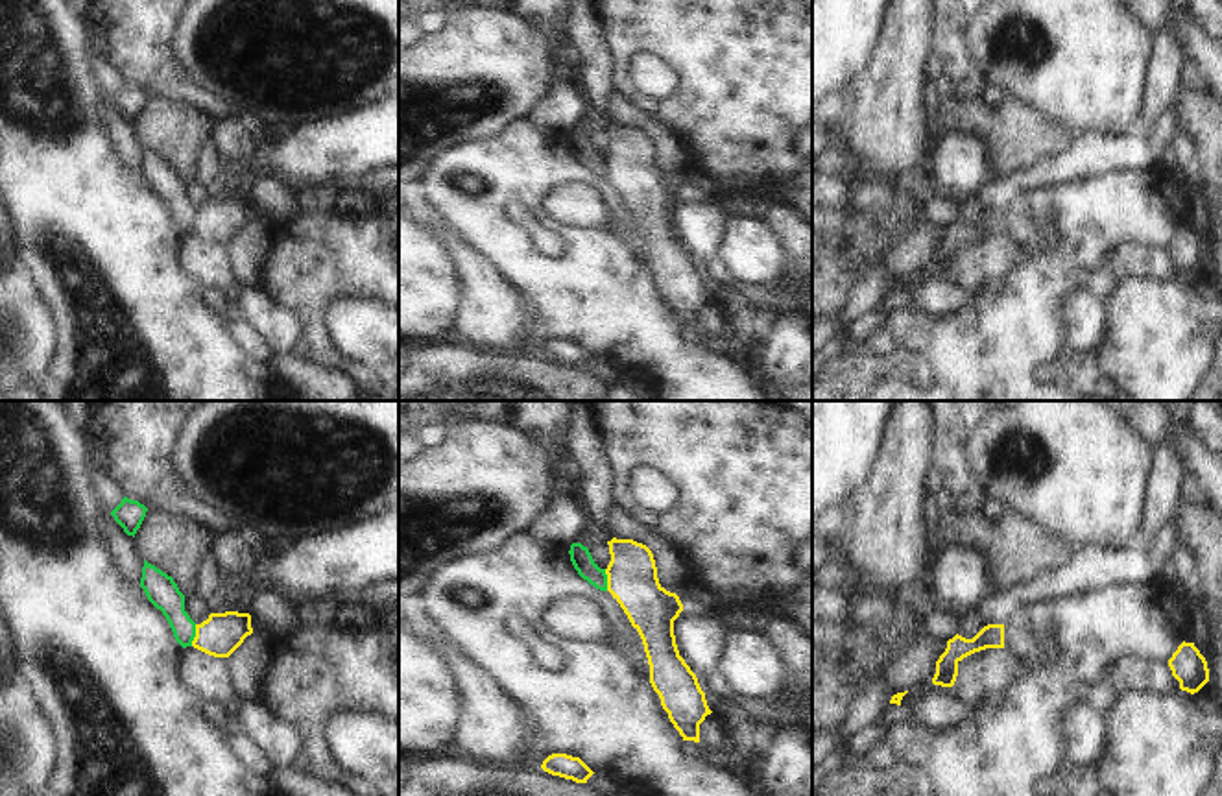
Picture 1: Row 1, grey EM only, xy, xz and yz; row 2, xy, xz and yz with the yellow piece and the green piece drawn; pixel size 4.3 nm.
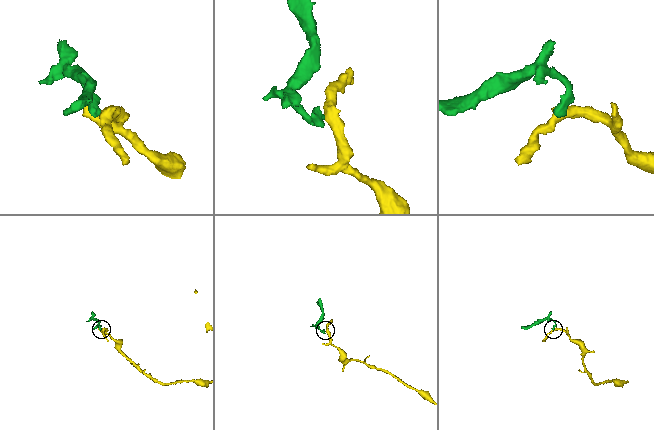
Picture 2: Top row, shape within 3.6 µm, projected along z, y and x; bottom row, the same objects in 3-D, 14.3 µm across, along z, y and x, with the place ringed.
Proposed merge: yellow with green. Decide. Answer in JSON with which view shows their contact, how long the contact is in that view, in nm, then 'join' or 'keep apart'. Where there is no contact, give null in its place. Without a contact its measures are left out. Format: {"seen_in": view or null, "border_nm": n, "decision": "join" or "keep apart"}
{"seen_in": "xy", "border_nm": 100, "decision": "keep apart"}

